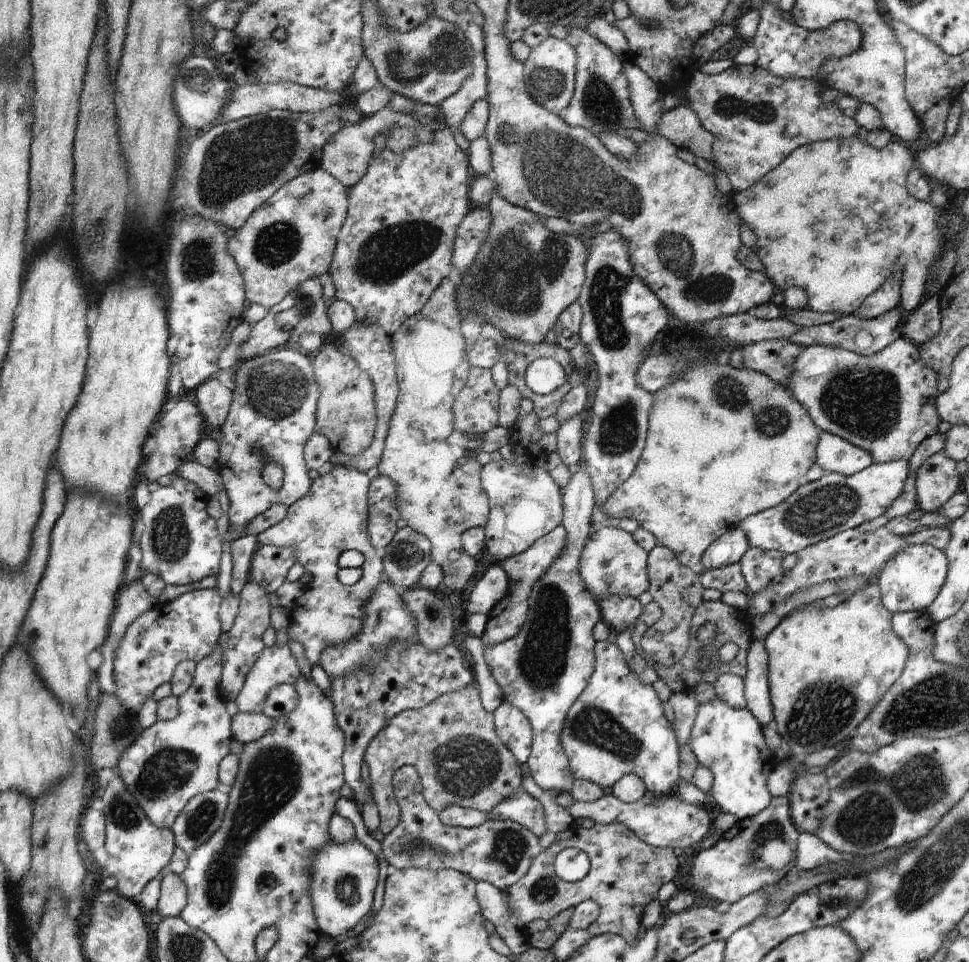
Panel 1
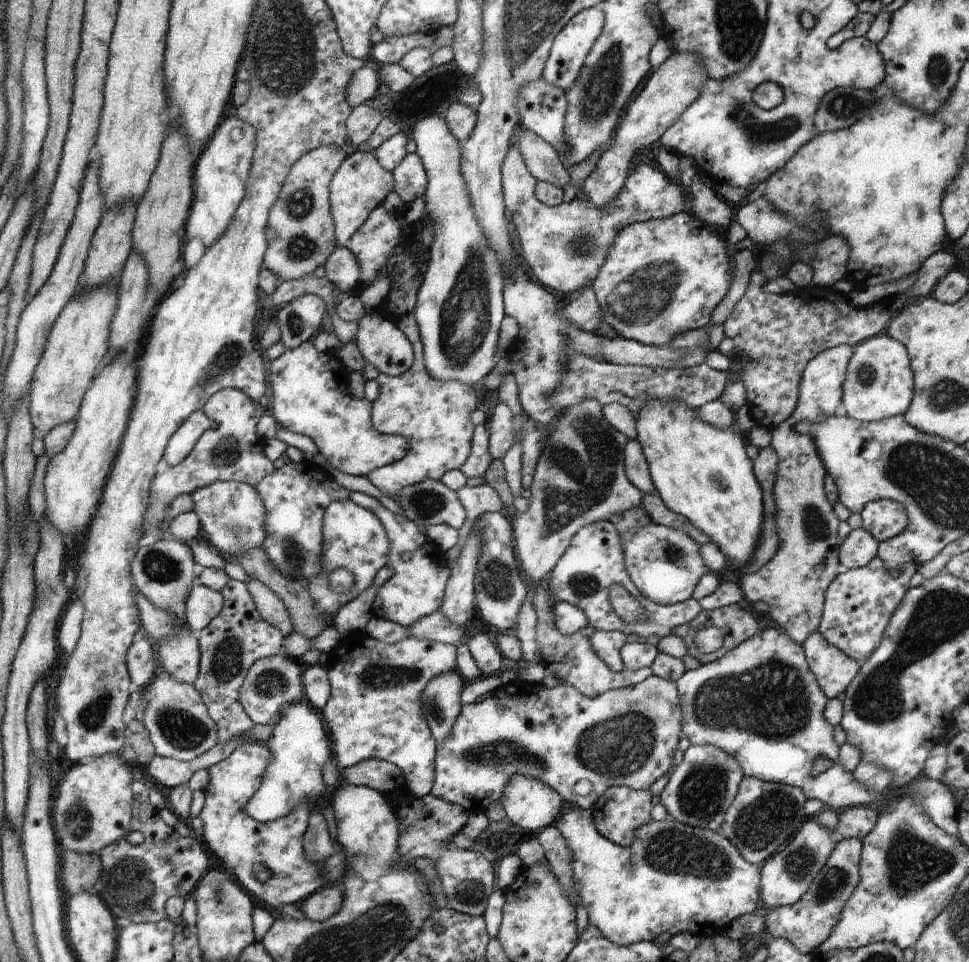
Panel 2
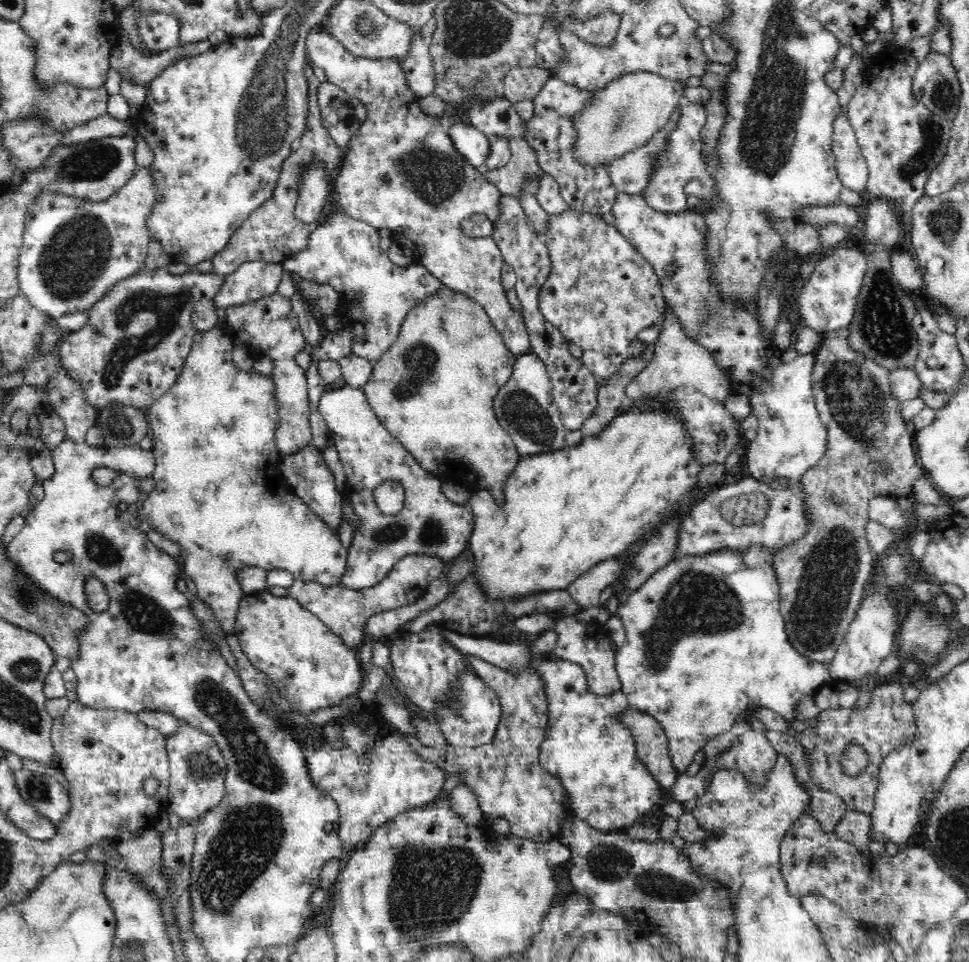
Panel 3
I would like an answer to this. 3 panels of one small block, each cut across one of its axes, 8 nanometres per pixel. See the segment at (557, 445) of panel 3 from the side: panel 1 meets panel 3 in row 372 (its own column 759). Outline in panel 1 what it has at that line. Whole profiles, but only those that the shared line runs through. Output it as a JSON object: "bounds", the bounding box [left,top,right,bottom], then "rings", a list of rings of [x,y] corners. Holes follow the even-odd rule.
{"bounds":[738,459,909,556],"rings":[[[904,459],[872,464],[848,477],[826,473],[818,480],[800,485],[780,504],[743,518],[738,526],[744,531],[750,547],[776,549],[783,556],[797,554],[807,546],[885,514],[892,501],[901,495],[909,475],[909,461]]]}

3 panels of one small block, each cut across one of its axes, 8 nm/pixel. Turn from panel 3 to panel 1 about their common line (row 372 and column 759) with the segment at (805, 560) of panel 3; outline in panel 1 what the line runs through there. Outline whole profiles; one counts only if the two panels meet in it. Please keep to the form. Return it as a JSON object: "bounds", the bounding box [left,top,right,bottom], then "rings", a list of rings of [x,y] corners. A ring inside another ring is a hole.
{"bounds":[688,796,802,903],"rings":[[[788,796],[772,797],[762,812],[736,821],[709,849],[692,856],[688,884],[716,902],[737,903],[754,891],[774,886],[795,866],[797,838],[802,831],[795,825]]]}

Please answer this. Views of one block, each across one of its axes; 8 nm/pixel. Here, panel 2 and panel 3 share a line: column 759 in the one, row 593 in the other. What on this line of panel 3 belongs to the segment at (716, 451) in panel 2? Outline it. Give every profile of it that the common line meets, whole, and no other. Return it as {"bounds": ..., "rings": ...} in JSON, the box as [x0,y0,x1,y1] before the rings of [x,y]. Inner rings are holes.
{"bounds":[466,398,704,601],"rings":[[[650,398],[644,402],[632,402],[628,408],[621,407],[616,416],[612,418],[612,422],[608,422],[610,426],[604,432],[600,432],[598,436],[583,434],[582,442],[578,446],[566,446],[560,450],[554,450],[554,452],[528,454],[528,456],[520,457],[514,472],[504,482],[505,502],[502,507],[498,506],[489,490],[480,488],[472,491],[472,496],[466,504],[474,513],[474,530],[470,536],[467,552],[474,563],[471,574],[475,576],[478,585],[484,589],[488,599],[510,601],[511,599],[527,598],[537,592],[568,589],[580,574],[588,572],[592,566],[596,566],[596,563],[608,560],[608,558],[622,557],[626,550],[632,548],[632,544],[636,544],[640,538],[644,541],[660,522],[668,520],[674,512],[680,509],[677,501],[696,486],[698,473],[704,464],[693,454],[691,438],[687,433],[685,422],[679,416],[671,414],[669,410],[657,408],[657,402],[661,400],[662,398]]]}

